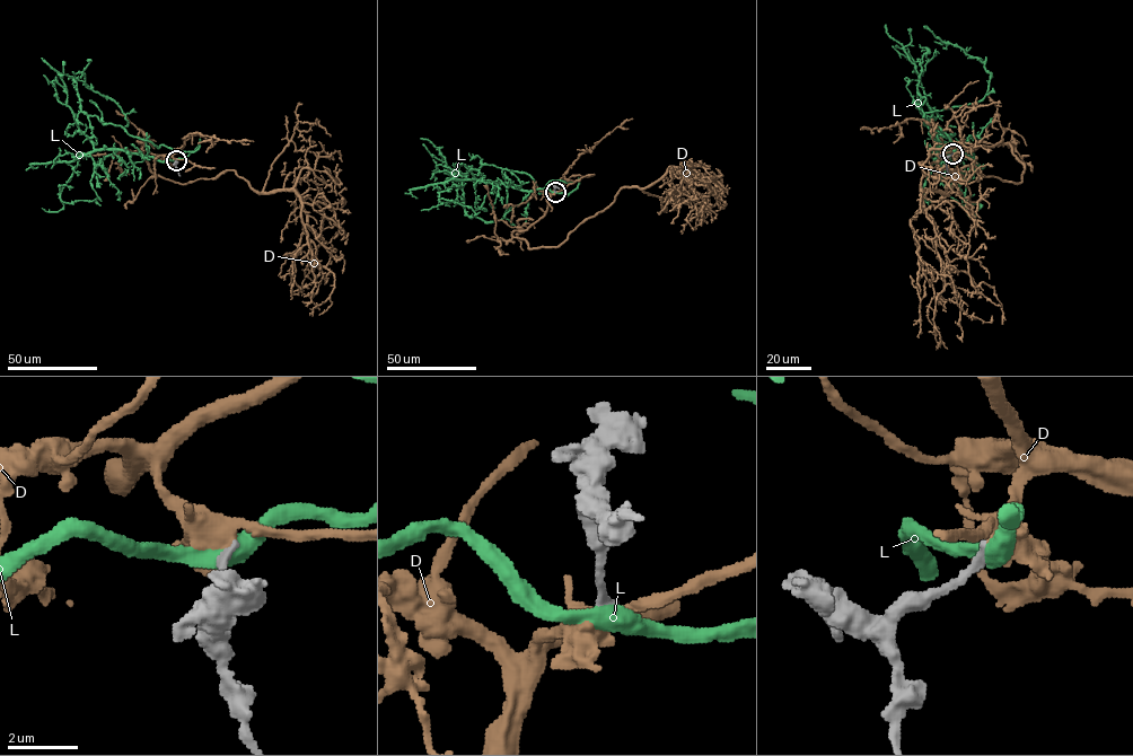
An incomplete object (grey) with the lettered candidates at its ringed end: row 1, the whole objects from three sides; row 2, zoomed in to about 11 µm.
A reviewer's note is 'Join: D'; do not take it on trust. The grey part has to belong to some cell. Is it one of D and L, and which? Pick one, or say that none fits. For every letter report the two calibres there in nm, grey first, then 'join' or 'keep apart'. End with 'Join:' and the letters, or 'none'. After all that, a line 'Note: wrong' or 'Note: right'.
D: 240/400 nm | join
L: 260/500 nm | keep apart
Join: D
Note: right

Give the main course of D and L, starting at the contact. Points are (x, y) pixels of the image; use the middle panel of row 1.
D: (555, 192), (512, 234), (530, 248), (560, 245), (623, 187), (670, 168), (713, 178), (688, 187)
L: (555, 192), (578, 177), (539, 193), (503, 169), (504, 217), (485, 221), (464, 210), (471, 169)

